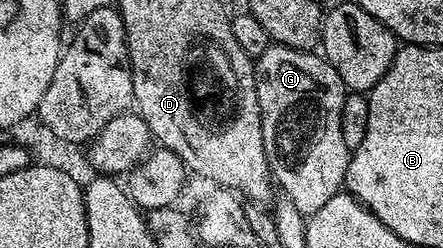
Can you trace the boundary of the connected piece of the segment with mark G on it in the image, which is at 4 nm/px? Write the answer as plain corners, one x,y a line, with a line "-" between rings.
269,44
268,49
255,62
256,67
256,90
258,91
258,107
260,108
260,118
262,119
262,139
264,140
264,150
268,156
268,167
272,171
275,184
283,196
298,207
298,211
305,215
310,215
314,211
319,211
328,200
334,199
336,193
345,188
344,176
348,170
348,159
350,150
342,139
342,103
346,86
344,80
338,75
338,71
319,52
305,51
303,49
291,49
285,45

